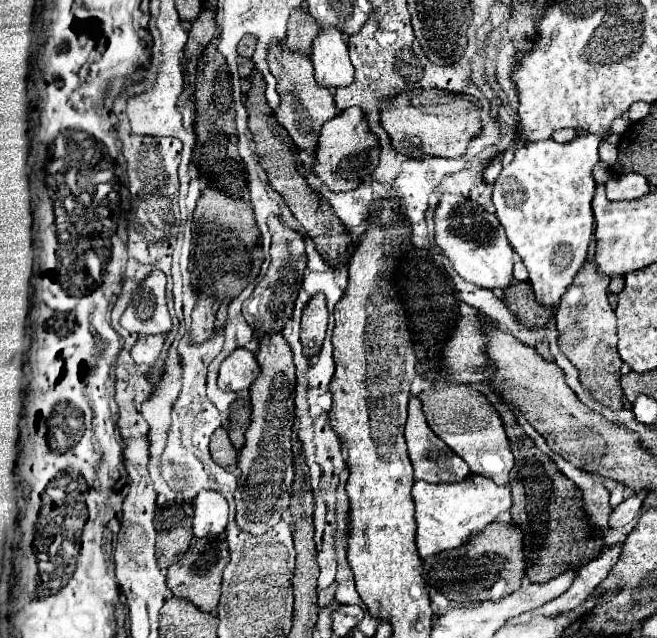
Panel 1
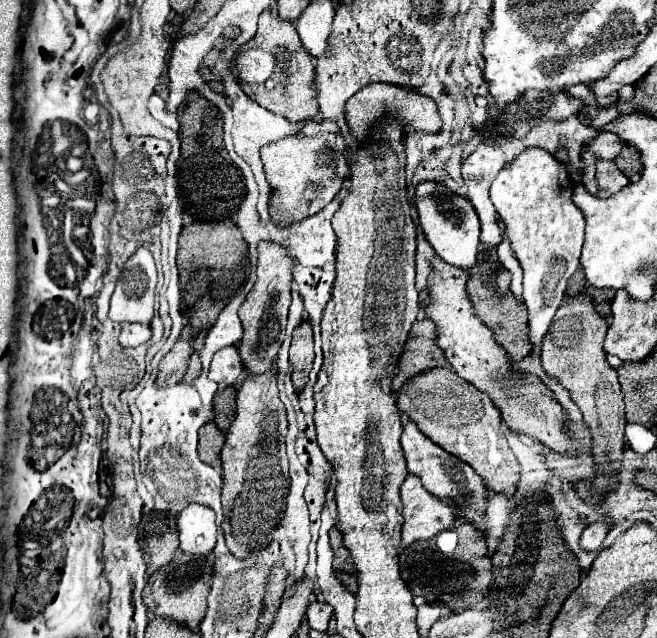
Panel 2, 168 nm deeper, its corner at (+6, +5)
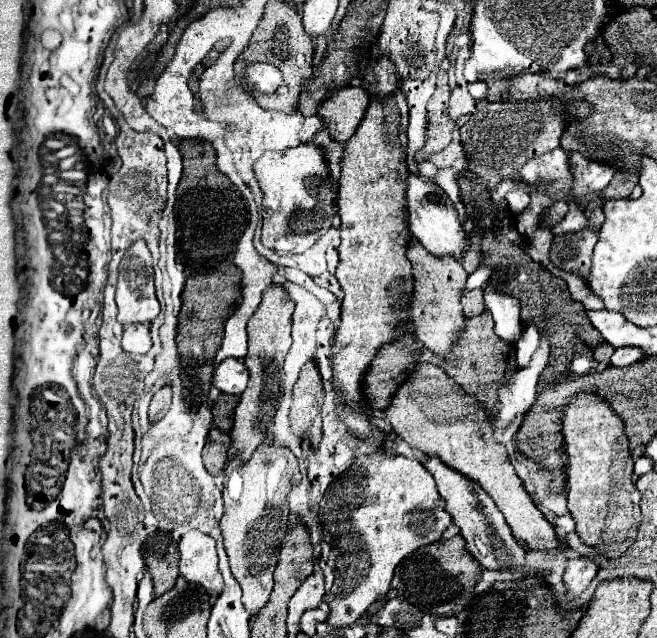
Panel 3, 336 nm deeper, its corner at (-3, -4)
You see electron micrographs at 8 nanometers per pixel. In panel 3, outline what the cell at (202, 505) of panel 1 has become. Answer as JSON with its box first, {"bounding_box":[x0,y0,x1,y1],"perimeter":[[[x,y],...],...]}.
{"bounding_box":[179,530,223,596],"perimeter":[[[191,530],[179,542],[179,574],[189,582],[205,588],[209,596],[223,592],[223,578],[217,568],[219,558],[215,540],[199,530]]]}

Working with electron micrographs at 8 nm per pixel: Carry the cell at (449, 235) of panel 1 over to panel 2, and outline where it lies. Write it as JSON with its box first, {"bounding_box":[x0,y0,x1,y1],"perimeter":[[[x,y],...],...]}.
{"bounding_box":[416,181,484,269],"perimeter":[[[426,181],[416,189],[416,207],[420,213],[420,227],[424,231],[424,237],[438,253],[438,257],[448,265],[472,269],[478,263],[478,257],[484,253],[484,245],[480,241],[480,217],[476,215],[472,203],[466,197],[456,195],[442,183]]]}

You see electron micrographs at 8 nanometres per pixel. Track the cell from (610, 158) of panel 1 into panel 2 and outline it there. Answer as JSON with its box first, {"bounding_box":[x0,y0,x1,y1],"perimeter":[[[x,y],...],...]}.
{"bounding_box":[596,159,628,197],"perimeter":[[[610,159],[596,161],[596,179],[598,179],[598,187],[600,187],[598,197],[610,197],[628,185],[628,177]]]}

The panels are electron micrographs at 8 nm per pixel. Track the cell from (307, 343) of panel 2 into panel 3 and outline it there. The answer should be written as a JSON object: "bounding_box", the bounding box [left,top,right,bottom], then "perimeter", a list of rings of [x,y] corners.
{"bounding_box":[289,364,325,448],"perimeter":[[[305,364],[297,384],[293,386],[293,404],[289,412],[291,430],[299,440],[307,440],[313,448],[321,442],[321,404],[325,400],[319,370],[313,364]]]}

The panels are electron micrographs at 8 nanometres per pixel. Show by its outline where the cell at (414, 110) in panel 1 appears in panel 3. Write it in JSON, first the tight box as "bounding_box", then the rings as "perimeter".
{"bounding_box":[317,86,369,142],"perimeter":[[[343,86],[321,102],[317,116],[321,118],[323,126],[327,128],[333,140],[345,142],[353,136],[355,128],[359,126],[367,104],[369,96],[363,88]]]}

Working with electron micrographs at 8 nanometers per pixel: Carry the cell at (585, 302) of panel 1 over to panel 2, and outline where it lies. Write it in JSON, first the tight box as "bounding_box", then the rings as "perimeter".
{"bounding_box":[542,293,624,505],"perimeter":[[[586,293],[580,295],[566,295],[560,309],[556,311],[552,319],[552,327],[548,329],[548,335],[542,343],[542,365],[544,369],[558,377],[564,389],[570,391],[570,397],[580,407],[584,421],[588,423],[592,437],[594,437],[594,461],[598,463],[598,477],[594,487],[590,485],[578,485],[578,493],[590,503],[596,505],[600,499],[598,495],[612,489],[612,483],[616,483],[612,477],[604,477],[616,471],[618,461],[622,459],[624,449],[624,399],[618,383],[616,369],[610,367],[606,361],[604,351],[604,337],[606,337],[608,321],[596,311],[594,299]]]}

